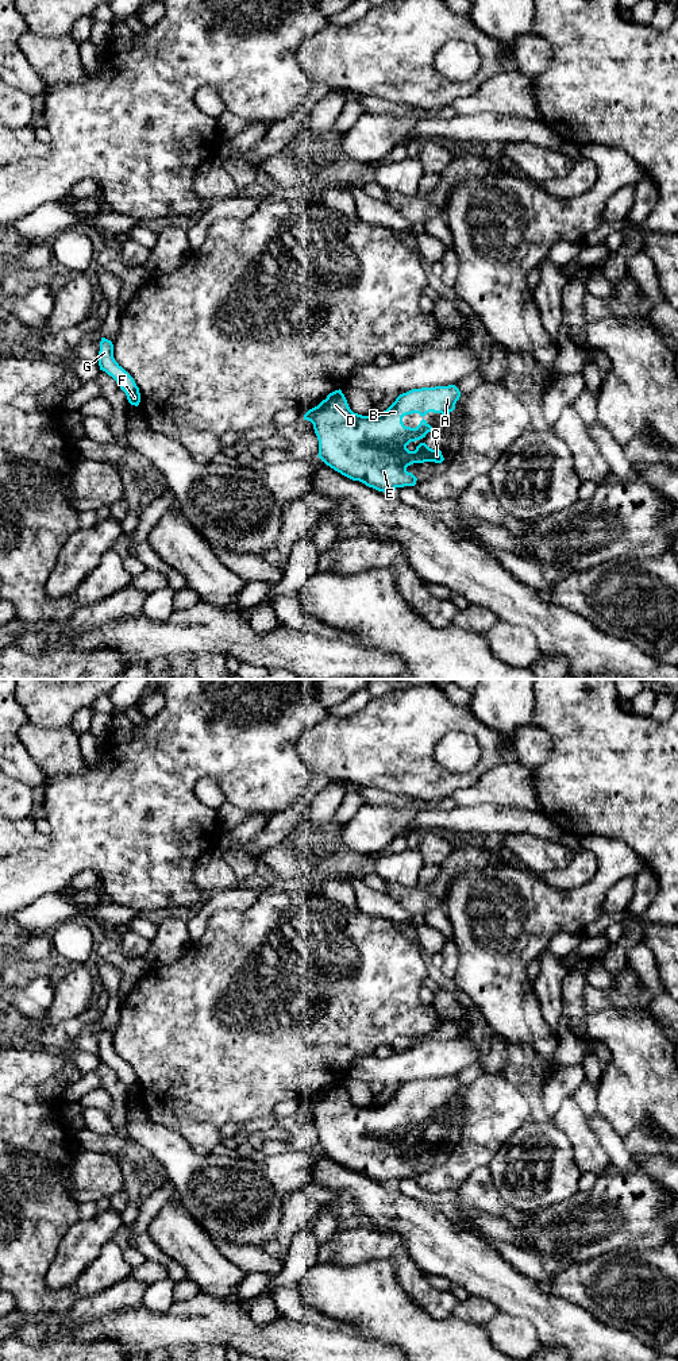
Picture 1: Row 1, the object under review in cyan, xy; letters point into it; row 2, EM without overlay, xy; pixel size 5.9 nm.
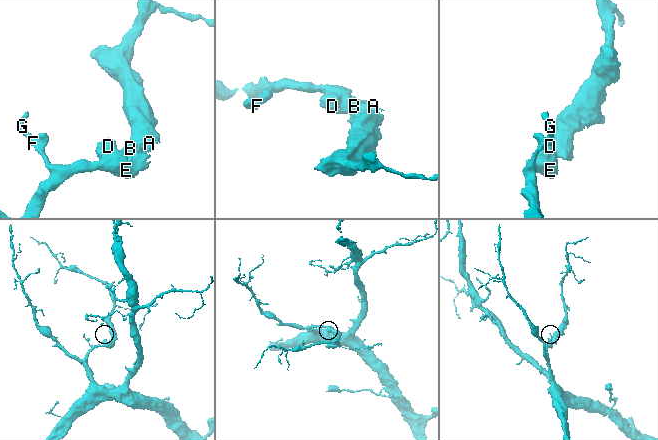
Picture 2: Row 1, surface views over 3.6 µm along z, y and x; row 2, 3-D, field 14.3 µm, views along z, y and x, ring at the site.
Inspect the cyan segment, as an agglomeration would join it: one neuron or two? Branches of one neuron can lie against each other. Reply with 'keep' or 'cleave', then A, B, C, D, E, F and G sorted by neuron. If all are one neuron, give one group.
keep; groups A B C D E F G

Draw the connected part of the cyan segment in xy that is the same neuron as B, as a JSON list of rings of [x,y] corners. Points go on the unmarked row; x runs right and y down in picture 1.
[[[455,1076],[412,1080],[400,1086],[382,1104],[354,1104],[342,1084],[335,1082],[304,1106],[313,1115],[319,1131],[319,1149],[342,1167],[384,1184],[415,1177],[417,1169],[407,1163],[413,1154],[444,1152],[440,1141],[420,1134],[415,1142],[407,1137],[425,1129],[432,1118],[423,1110],[416,1119],[405,1118],[402,1109],[442,1104],[446,1113],[455,1100],[461,1083]]]

